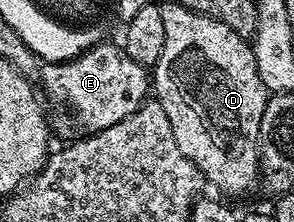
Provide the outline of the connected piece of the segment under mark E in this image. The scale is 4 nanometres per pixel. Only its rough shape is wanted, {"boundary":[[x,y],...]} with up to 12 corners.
{"boundary":[[118,43],[44,63],[43,88],[87,134],[149,96],[149,72]]}

